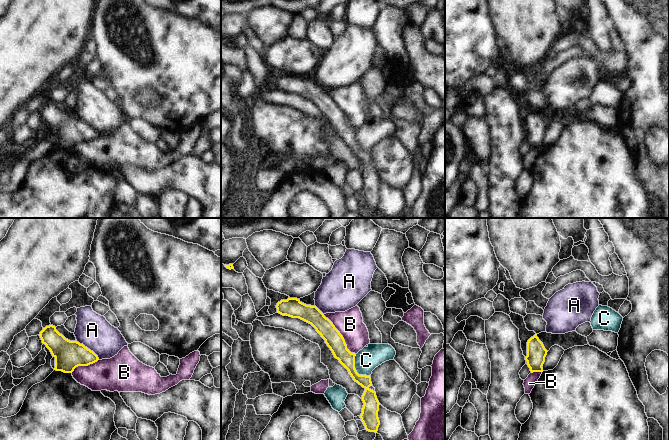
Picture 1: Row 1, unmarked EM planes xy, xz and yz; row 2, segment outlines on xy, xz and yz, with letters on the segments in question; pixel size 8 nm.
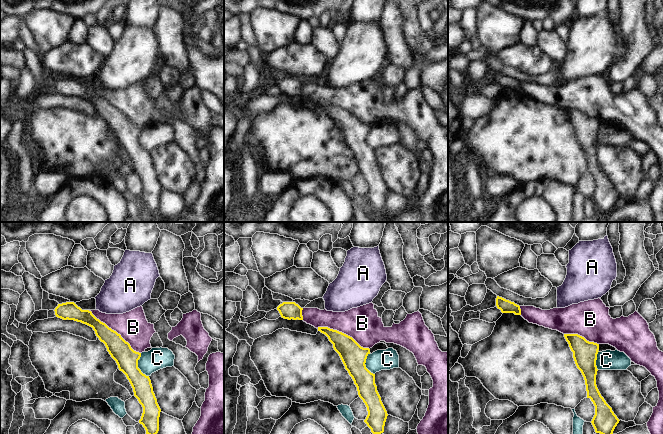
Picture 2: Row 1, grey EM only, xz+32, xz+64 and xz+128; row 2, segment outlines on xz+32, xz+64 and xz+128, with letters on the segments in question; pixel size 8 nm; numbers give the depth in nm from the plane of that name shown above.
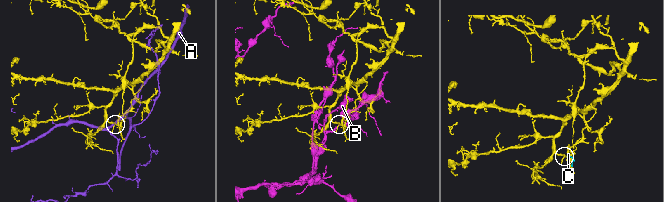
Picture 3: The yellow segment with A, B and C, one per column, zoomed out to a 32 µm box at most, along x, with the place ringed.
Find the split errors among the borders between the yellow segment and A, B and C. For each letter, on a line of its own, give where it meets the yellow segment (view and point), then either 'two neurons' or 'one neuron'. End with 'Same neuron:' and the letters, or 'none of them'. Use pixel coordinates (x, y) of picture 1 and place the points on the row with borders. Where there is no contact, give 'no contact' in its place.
A: xy (87, 348) | two neurons
B: xz (341, 335) | two neurons
C: xz (355, 369) | two neurons
Same neuron: none of them

